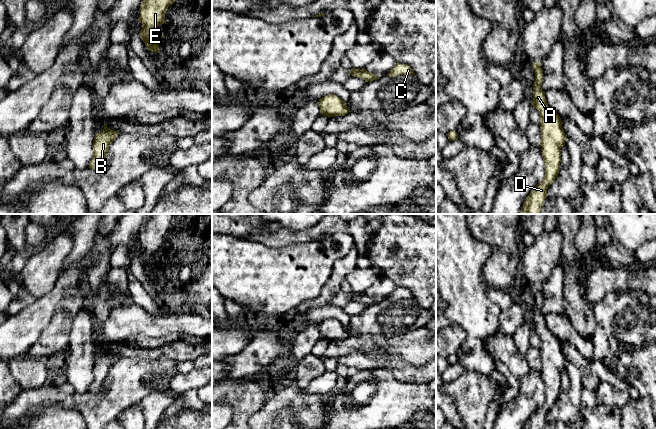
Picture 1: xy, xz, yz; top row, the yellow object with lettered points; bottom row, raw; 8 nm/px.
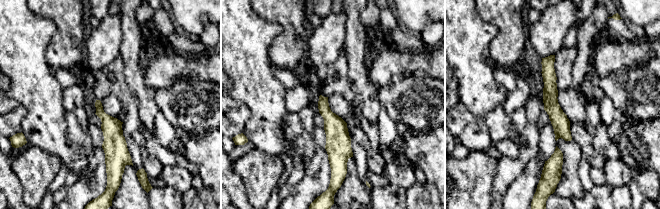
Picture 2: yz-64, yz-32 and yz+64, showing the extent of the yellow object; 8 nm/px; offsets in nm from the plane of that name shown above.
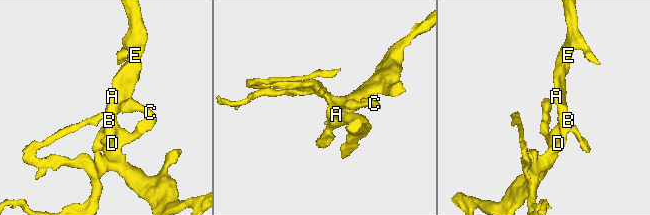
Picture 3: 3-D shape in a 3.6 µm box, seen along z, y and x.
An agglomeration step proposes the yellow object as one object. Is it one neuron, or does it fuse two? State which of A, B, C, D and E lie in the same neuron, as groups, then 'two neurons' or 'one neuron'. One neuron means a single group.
A B C D E | one neuron

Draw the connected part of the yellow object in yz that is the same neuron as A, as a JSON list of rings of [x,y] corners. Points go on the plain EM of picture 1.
[[[540,286],[533,288],[535,306],[533,309],[532,330],[540,338],[541,364],[540,371],[545,388],[543,404],[537,408],[526,421],[523,429],[543,429],[547,421],[547,413],[559,398],[561,387],[561,372],[565,369],[567,360],[562,352],[560,340],[552,334],[546,325],[542,314],[543,294]]]

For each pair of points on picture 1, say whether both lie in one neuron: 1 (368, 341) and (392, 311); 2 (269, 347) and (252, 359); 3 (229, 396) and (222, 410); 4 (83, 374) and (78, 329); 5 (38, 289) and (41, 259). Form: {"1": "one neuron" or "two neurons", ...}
{"1": "two neurons", "2": "one neuron", "3": "two neurons", "4": "one neuron", "5": "one neuron"}

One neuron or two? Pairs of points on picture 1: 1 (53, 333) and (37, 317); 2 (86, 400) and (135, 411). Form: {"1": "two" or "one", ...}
{"1": "two", "2": "two"}

